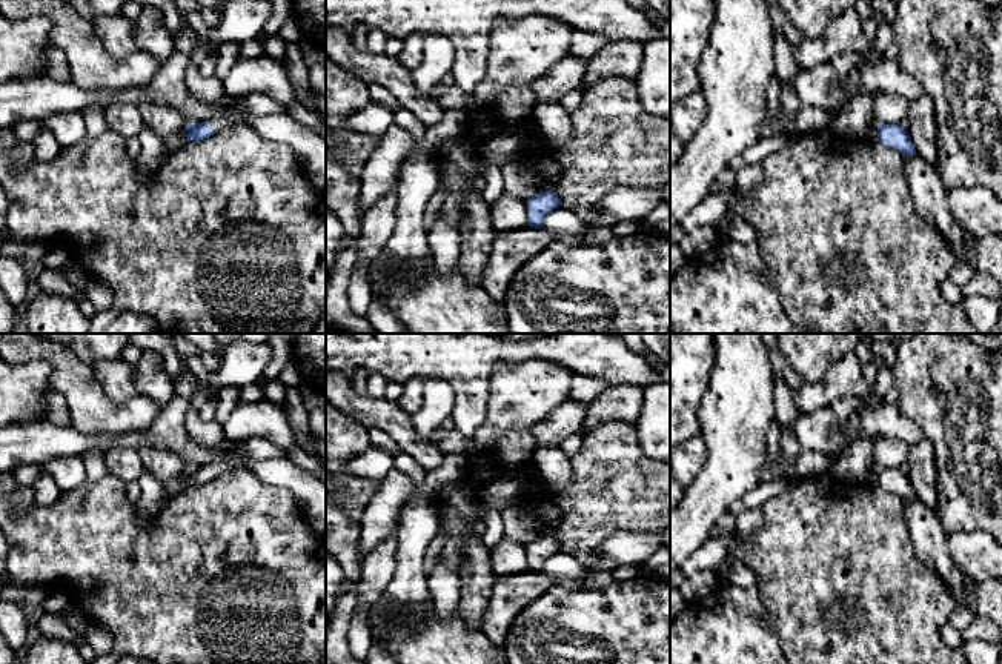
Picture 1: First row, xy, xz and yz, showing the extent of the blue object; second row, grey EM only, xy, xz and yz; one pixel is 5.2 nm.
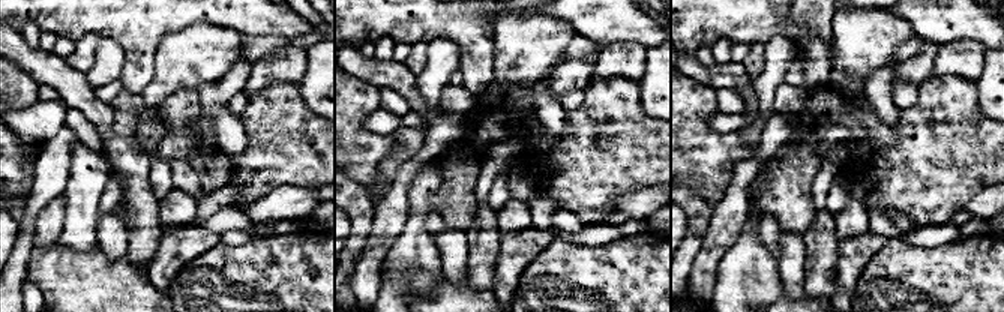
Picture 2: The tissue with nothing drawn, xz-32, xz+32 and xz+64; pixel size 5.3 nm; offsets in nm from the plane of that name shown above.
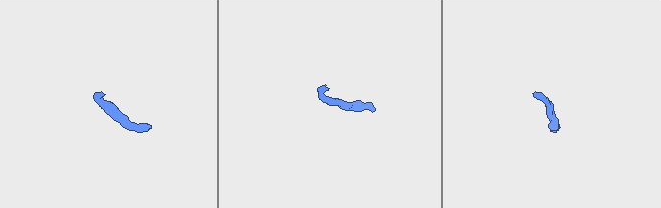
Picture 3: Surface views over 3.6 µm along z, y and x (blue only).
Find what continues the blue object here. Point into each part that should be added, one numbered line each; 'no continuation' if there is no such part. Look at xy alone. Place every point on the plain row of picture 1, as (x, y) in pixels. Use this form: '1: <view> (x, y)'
1: xy (257, 448)

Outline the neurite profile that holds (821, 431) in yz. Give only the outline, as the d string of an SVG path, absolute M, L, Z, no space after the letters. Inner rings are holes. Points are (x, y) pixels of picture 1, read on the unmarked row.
M830 407L799 413L791 424L791 433L802 450L821 452L842 458L850 446L845 435L845 421L841 421Z

